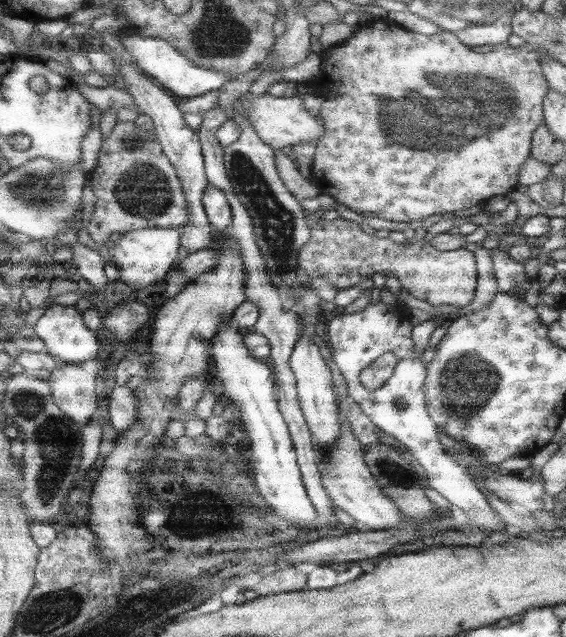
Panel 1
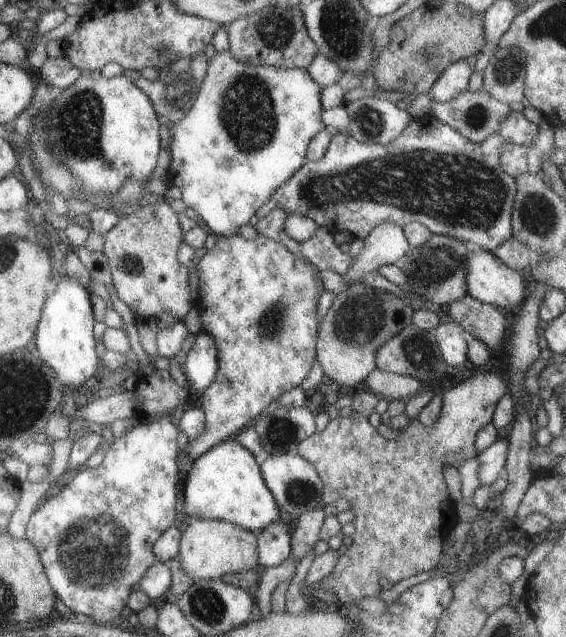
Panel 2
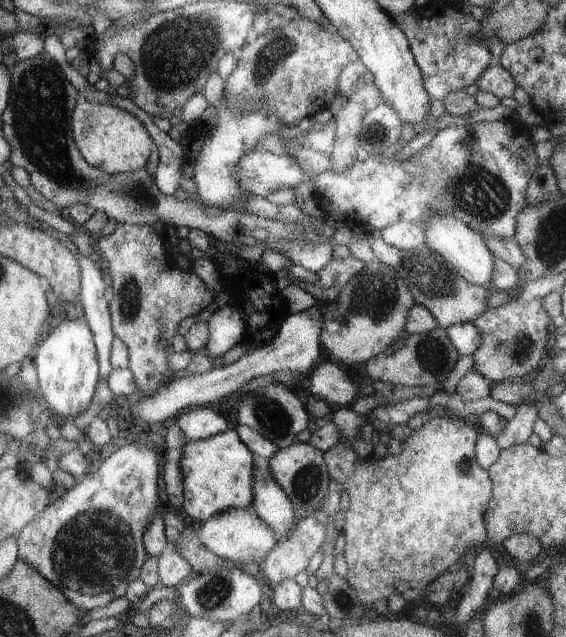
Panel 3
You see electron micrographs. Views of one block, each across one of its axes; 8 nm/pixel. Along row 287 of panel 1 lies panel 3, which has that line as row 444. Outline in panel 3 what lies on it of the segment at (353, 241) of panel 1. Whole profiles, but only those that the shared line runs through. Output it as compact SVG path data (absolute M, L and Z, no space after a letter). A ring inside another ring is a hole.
M444 414L432 417L418 430L412 429L409 437L402 441L402 450L398 454L387 453L380 458L375 458L374 454L360 457L343 439L323 452L330 480L337 482L338 488L350 498L340 531L339 551L348 565L345 579L357 592L366 611L371 611L374 602L391 594L425 590L436 576L446 570L449 572L465 557L468 549L479 549L484 545L485 514L492 500L493 484L489 472L476 460L475 446L480 432L474 418Z

